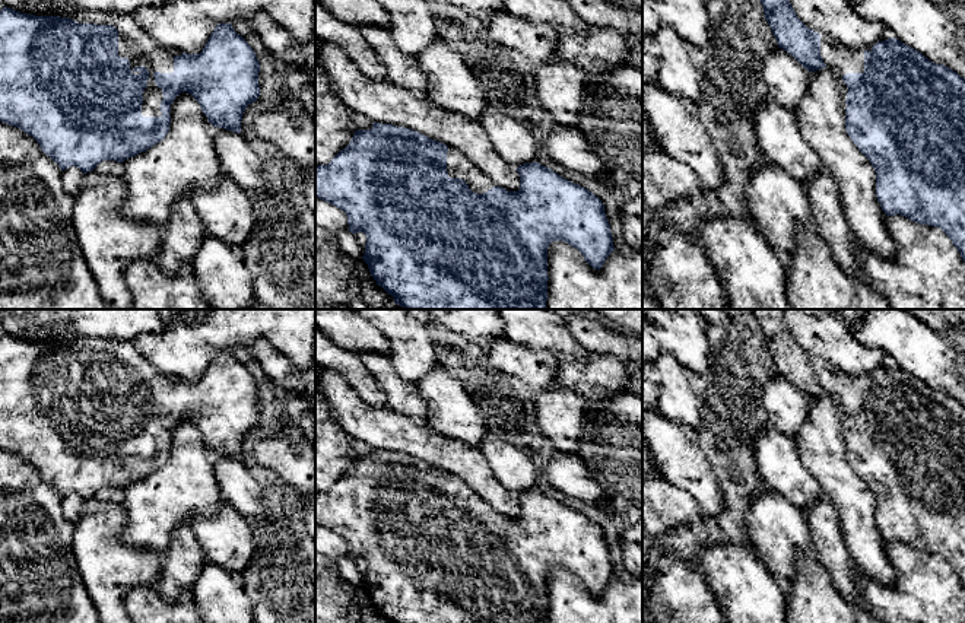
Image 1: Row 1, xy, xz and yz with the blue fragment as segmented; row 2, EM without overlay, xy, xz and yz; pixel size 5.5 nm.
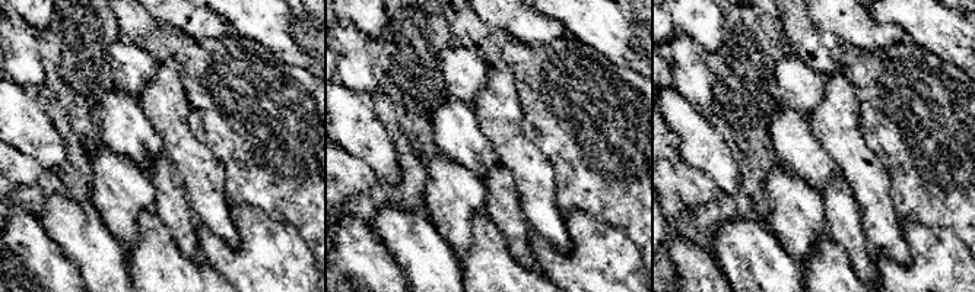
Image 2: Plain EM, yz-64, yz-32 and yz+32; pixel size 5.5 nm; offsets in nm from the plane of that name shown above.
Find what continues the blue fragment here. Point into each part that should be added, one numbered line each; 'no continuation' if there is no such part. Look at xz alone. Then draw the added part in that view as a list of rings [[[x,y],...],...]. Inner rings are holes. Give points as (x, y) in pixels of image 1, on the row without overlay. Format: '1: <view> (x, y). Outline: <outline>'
1: xz (457, 492). Outline: [[[448,474],[447,480],[447,499],[450,505],[464,506],[469,515],[476,521],[483,521],[496,512],[480,496],[477,496],[463,480],[453,474]]]

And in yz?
1: yz (840, 387). Outline: [[[820,362],[820,382],[822,382],[822,387],[823,387],[823,390],[826,391],[826,394],[831,397],[831,400],[835,403],[835,406],[837,406],[837,409],[838,409],[839,419],[841,419],[842,429],[844,429],[844,433],[845,433],[845,435],[847,435],[845,426],[847,426],[848,414],[847,414],[847,411],[844,410],[842,403],[847,401],[847,400],[863,400],[863,398],[864,398],[864,378],[866,378],[866,376],[872,379],[872,375],[864,375],[864,376],[863,376],[863,375],[850,375],[850,374],[845,374],[845,372],[842,372],[842,371],[838,371],[838,369],[835,369],[835,368],[832,368],[832,366],[829,366],[829,365],[823,363],[823,362]]]

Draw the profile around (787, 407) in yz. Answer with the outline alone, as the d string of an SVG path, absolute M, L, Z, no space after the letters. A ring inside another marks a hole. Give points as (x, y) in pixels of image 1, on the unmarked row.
M778 374L764 381L761 398L769 423L778 432L794 438L809 417L807 395Z

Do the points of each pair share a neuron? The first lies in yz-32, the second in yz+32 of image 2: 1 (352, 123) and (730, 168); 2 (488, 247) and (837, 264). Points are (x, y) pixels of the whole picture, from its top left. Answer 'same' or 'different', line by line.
1: same
2: same

